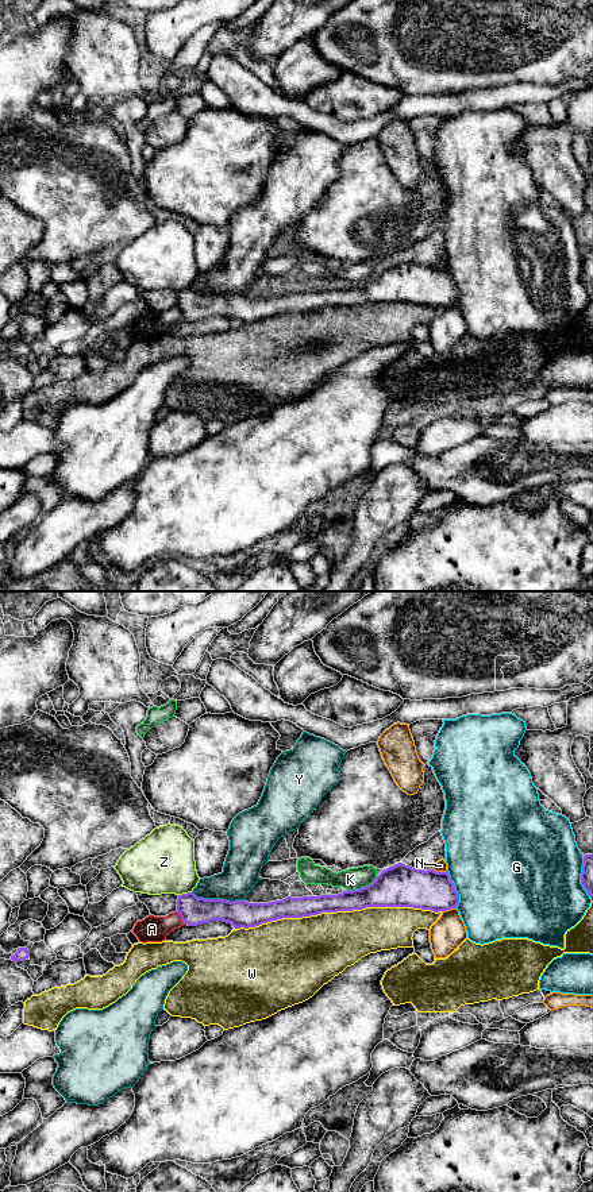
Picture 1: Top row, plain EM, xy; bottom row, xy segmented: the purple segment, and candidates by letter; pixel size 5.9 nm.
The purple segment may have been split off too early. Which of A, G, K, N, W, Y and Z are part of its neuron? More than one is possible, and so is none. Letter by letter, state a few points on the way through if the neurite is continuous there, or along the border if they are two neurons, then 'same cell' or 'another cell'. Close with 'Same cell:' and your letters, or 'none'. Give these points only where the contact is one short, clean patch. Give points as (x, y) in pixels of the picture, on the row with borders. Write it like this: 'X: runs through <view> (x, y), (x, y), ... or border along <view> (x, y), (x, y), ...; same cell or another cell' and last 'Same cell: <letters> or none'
A: border along xy (174, 911), (185, 924); another cell
G: another cell
K: border along xy (377, 876), (365, 886), (347, 890); another cell
N: border along xy (432, 868), (446, 871); another cell
W: another cell
Y: another cell
Z: another cell
Same cell: none

